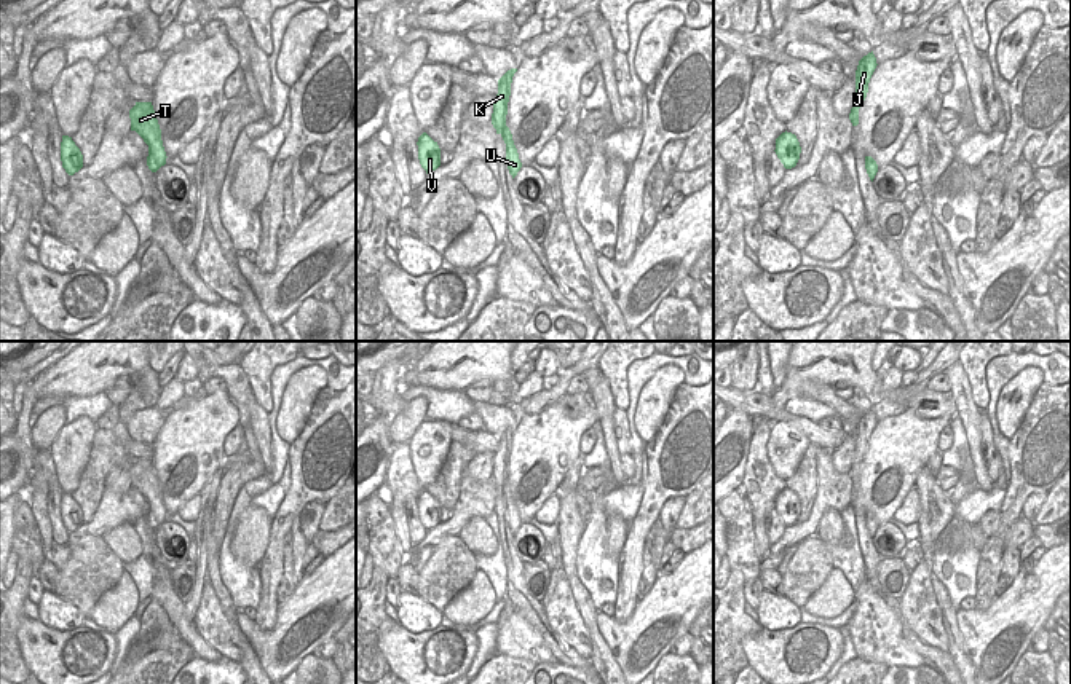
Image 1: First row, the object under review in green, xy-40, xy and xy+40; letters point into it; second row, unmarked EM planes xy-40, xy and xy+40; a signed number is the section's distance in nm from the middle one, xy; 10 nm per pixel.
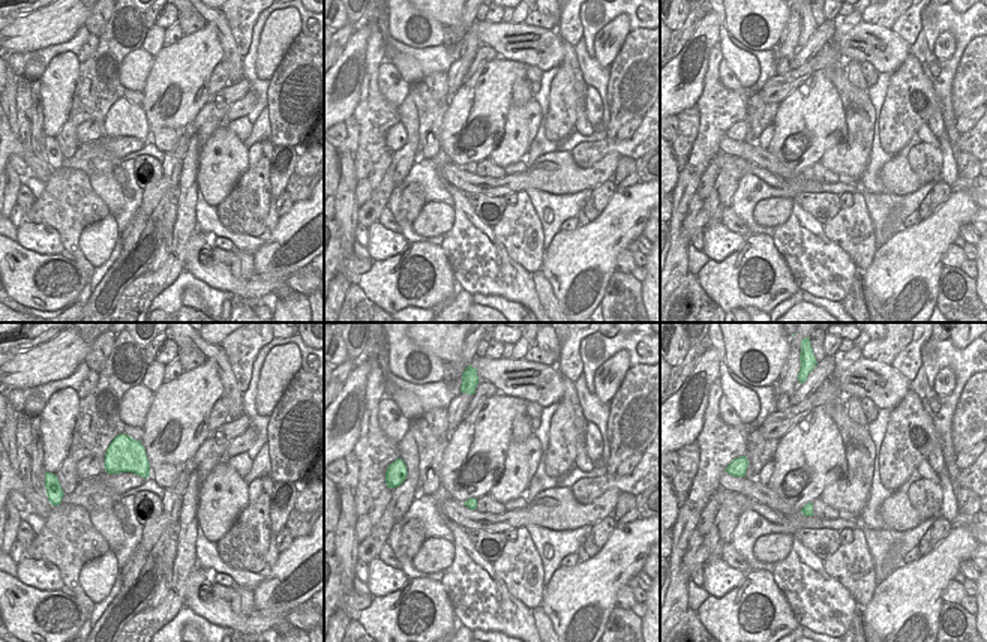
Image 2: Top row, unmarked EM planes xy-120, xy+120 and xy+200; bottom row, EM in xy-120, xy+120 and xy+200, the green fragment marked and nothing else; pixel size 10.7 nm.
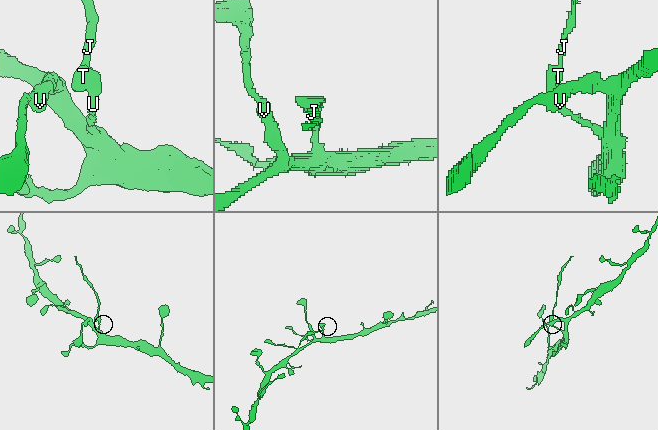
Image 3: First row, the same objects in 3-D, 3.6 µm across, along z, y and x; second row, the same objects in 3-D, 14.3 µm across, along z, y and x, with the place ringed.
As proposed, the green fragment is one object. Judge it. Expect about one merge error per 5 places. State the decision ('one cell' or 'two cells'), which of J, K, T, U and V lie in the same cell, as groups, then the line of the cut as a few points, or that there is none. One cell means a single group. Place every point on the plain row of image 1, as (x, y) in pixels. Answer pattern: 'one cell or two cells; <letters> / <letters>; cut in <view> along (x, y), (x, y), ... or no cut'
two cells; J / K T U V; cut in xy along (498, 439), (509, 445)

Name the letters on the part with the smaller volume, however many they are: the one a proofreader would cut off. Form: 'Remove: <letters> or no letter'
Remove: J

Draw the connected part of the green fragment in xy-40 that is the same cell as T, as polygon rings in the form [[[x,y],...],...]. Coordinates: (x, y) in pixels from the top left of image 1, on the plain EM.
[[[136,459],[129,467],[131,488],[136,488],[148,502],[147,523],[156,529],[166,521],[166,509],[161,497],[161,486],[152,459]]]

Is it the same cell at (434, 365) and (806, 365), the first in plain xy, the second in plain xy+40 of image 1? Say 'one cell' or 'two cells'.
one cell

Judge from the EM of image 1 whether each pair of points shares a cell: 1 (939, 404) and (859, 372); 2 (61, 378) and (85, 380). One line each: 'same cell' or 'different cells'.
1: same cell
2: same cell

